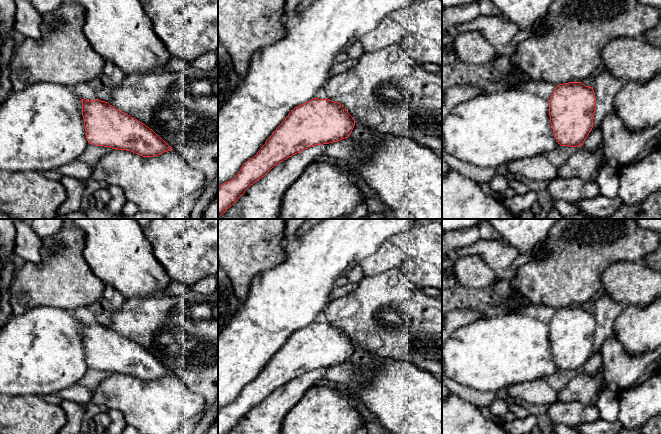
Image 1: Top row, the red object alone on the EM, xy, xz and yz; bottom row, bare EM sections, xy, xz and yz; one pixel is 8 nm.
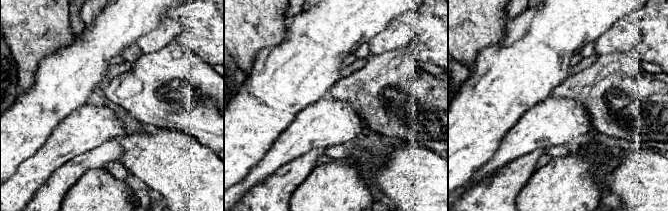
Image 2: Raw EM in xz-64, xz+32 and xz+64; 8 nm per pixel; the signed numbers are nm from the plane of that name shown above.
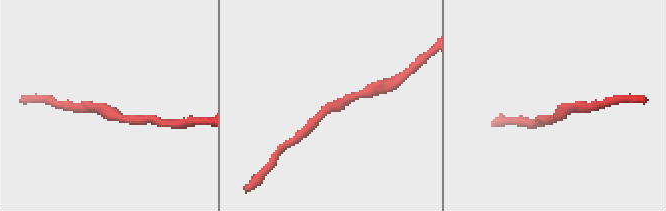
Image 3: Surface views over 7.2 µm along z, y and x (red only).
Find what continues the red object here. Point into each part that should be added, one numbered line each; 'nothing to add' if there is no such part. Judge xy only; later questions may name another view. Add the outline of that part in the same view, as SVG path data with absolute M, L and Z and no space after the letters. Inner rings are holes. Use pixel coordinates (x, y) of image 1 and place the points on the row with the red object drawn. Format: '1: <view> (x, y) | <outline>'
1: xy (42, 128) | M38 82L20 90L12 90L0 106L0 169L6 171L57 170L76 159L88 146L82 101L71 87L48 82Z

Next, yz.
1: yz (491, 129) | M529 87L482 93L460 103L442 123L442 143L444 152L461 161L479 167L494 168L507 165L515 159L550 153L560 145L554 138L550 123L549 100L540 97Z

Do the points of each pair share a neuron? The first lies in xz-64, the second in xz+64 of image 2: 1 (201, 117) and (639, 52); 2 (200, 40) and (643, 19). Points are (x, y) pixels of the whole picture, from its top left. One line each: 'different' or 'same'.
1: different
2: same

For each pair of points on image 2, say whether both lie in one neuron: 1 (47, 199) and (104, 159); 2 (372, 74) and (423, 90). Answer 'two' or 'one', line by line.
1: one
2: one

